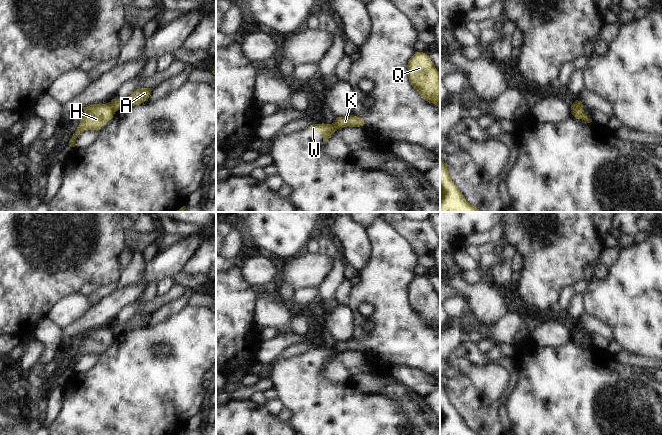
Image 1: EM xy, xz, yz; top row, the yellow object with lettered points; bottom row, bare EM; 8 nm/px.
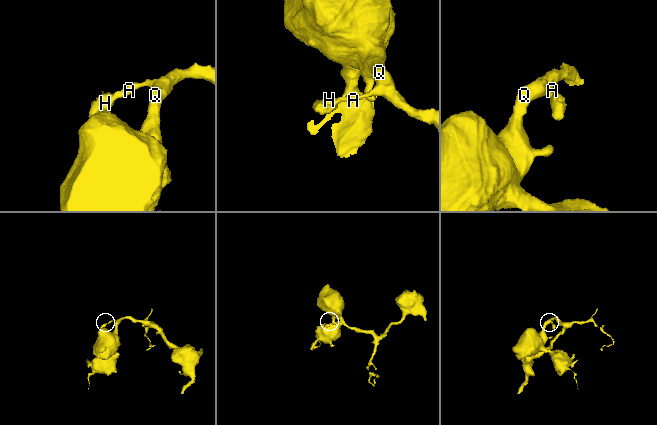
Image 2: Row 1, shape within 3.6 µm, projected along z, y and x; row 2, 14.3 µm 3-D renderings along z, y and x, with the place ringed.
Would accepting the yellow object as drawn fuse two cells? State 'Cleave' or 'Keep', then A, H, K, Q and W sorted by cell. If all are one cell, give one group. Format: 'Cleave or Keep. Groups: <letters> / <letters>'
Cleave. Groups: A K Q / H W

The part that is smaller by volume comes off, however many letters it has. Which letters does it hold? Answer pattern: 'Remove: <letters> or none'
Remove: H, W

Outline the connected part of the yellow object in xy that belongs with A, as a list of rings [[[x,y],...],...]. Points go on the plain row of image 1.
[[[139,312],[128,321],[125,321],[123,323],[112,323],[110,326],[111,333],[116,336],[122,332],[128,332],[148,325],[149,319],[152,314],[153,312]]]

